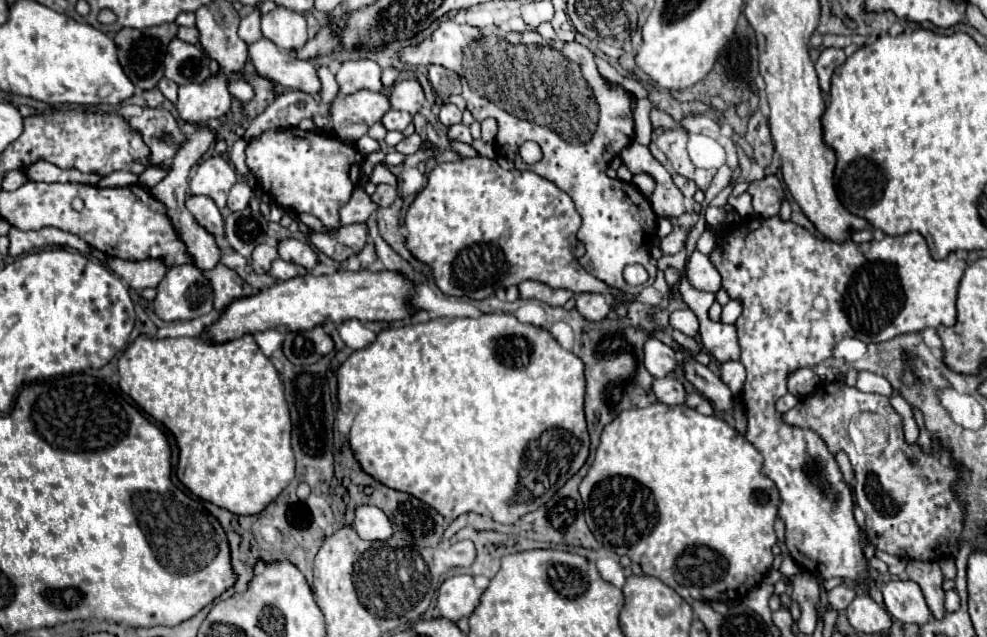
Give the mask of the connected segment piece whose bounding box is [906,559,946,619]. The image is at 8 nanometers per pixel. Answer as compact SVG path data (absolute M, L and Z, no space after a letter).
M910 559L906 563L906 573L912 581L916 581L926 597L926 603L936 619L942 619L944 609L944 589L942 589L942 571L936 561L914 561Z

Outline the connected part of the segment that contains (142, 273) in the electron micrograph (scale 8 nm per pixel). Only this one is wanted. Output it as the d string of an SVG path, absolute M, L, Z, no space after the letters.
M108 257L106 263L118 277L122 277L132 289L138 289L138 291L142 291L146 287L156 287L168 271L168 267L164 265L162 259L124 261L118 257Z

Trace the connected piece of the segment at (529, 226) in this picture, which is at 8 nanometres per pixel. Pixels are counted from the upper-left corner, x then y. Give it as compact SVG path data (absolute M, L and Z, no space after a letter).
M462 157L452 163L438 163L432 169L428 185L418 193L406 213L406 243L416 259L428 263L434 269L436 283L446 295L464 295L480 301L494 295L498 287L506 289L526 279L542 281L554 289L570 289L574 293L594 291L616 295L618 289L606 287L606 283L594 279L574 257L578 227L580 215L570 195L558 189L552 181L532 171L506 171L488 157Z

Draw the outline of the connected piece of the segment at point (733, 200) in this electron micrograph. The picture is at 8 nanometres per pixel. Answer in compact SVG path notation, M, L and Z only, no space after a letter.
M742 193L740 197L730 195L730 197L728 197L728 203L730 203L738 213L740 213L742 219L754 215L754 211L752 211L752 197L750 197L748 193Z

